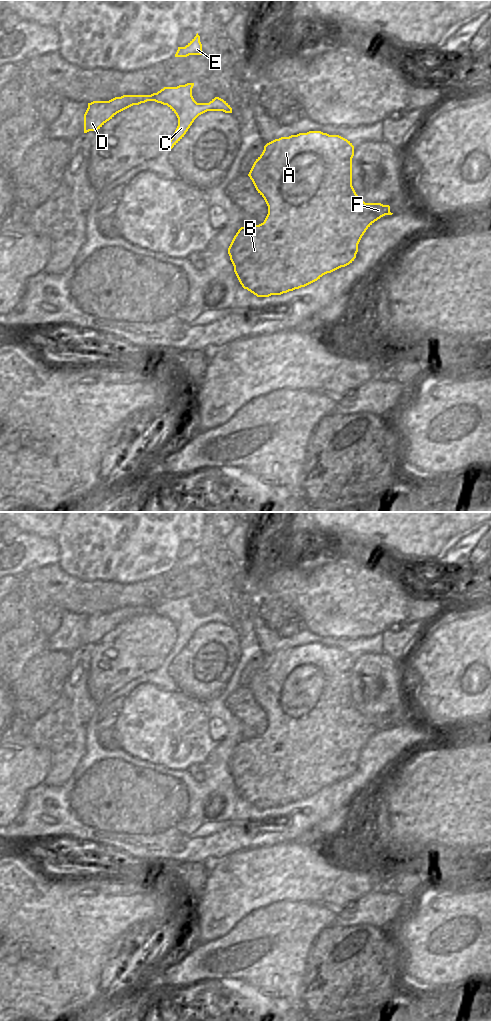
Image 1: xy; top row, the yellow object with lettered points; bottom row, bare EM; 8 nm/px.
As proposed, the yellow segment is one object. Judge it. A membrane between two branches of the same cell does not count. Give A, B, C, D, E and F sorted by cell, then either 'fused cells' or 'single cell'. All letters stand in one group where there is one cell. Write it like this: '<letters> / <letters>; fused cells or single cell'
A B C D E F; single cell

